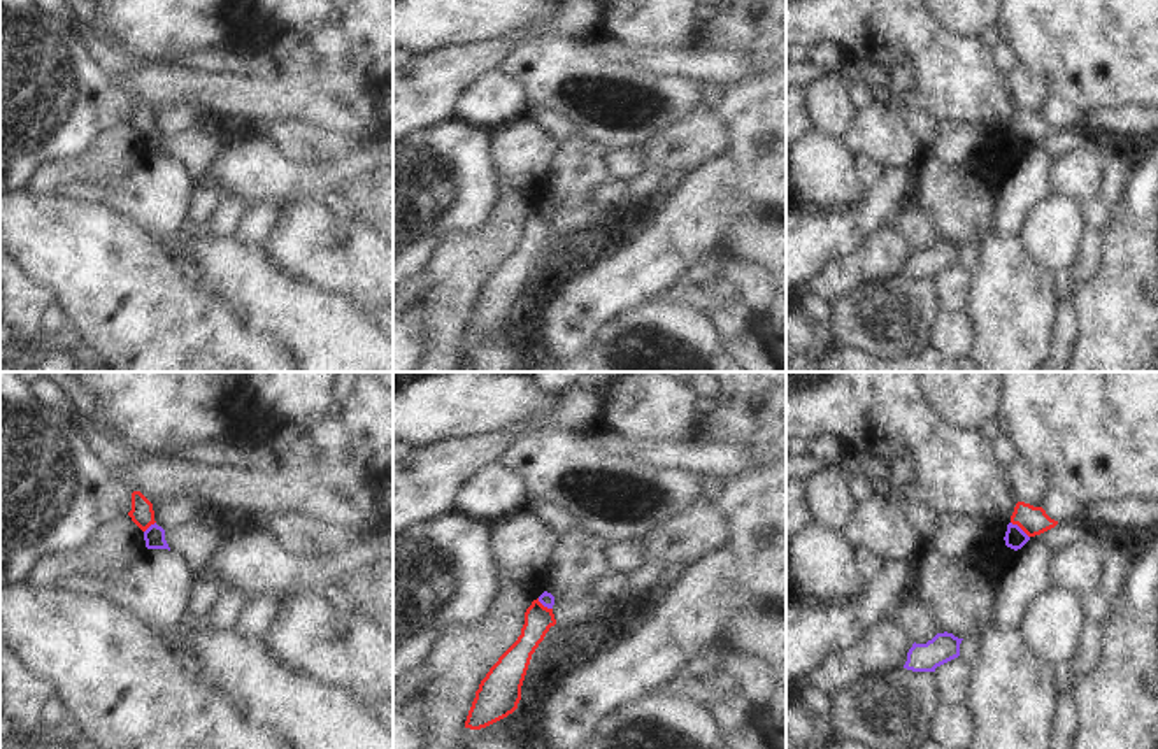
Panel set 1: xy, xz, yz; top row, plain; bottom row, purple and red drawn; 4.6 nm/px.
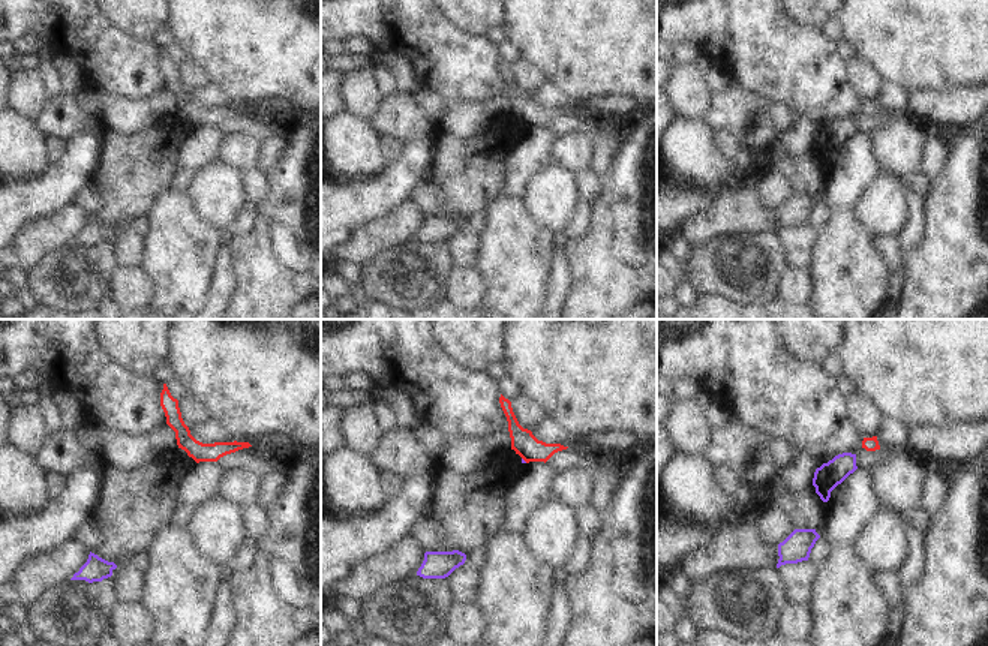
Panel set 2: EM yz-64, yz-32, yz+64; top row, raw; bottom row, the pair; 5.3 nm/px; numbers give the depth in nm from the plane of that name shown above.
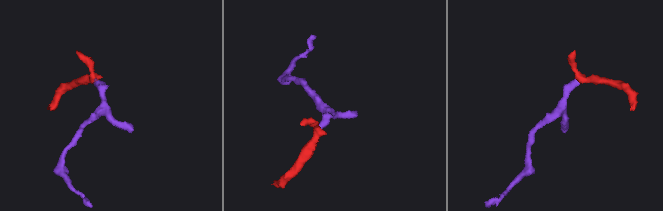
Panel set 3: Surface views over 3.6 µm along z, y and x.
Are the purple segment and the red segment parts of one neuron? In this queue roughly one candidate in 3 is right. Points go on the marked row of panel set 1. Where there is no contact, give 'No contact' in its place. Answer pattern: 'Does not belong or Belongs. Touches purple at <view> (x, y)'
Does not belong. Touches purple at yz (1020, 528)

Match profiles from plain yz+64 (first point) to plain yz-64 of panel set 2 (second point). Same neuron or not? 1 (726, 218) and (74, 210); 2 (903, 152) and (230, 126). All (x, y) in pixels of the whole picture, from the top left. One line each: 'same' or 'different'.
1: same
2: different

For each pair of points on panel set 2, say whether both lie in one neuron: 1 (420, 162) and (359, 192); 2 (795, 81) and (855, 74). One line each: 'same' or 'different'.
1: same
2: different

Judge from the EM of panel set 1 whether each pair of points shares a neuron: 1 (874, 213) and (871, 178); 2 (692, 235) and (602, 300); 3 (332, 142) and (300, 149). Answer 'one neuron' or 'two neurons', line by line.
1: two neurons
2: one neuron
3: one neuron

